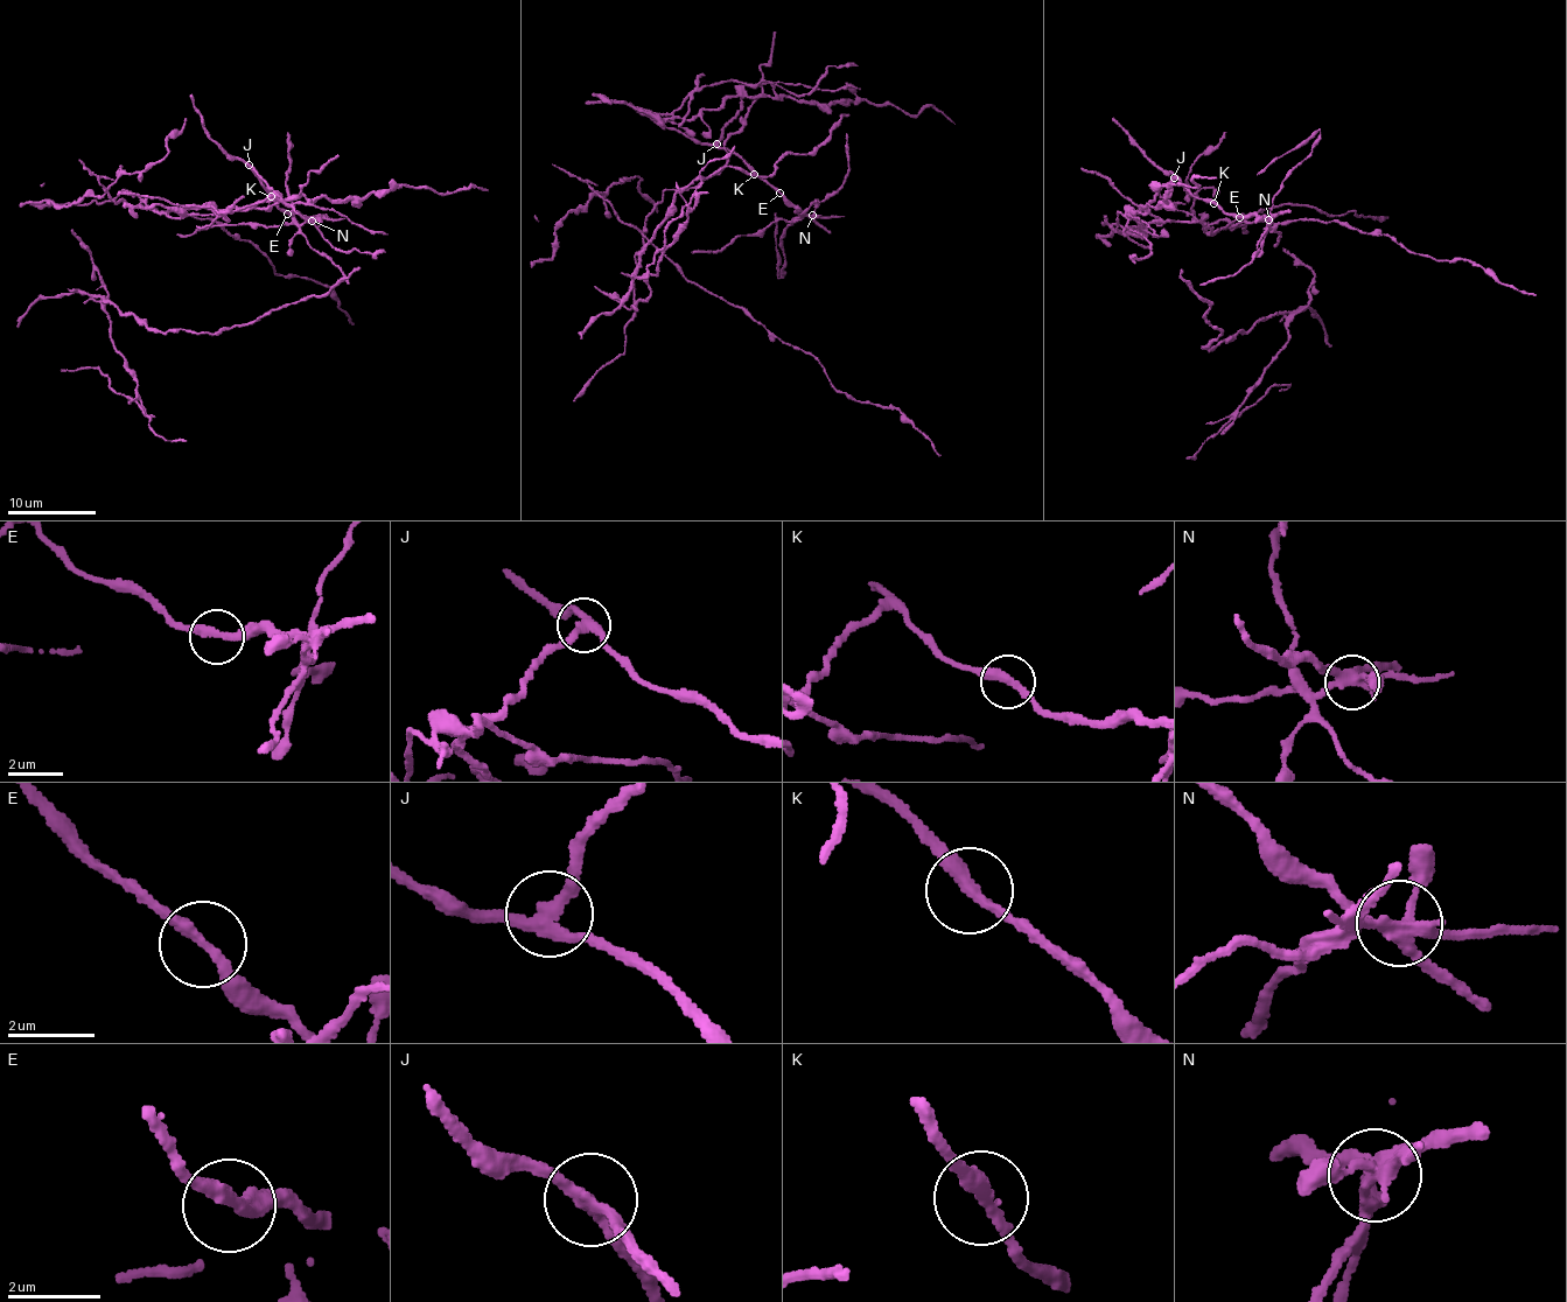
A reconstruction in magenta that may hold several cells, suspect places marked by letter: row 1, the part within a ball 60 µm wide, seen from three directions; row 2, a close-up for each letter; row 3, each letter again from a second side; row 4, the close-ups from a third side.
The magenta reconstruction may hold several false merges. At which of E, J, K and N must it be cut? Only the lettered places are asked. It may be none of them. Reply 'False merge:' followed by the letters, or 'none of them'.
False merge: J, N

